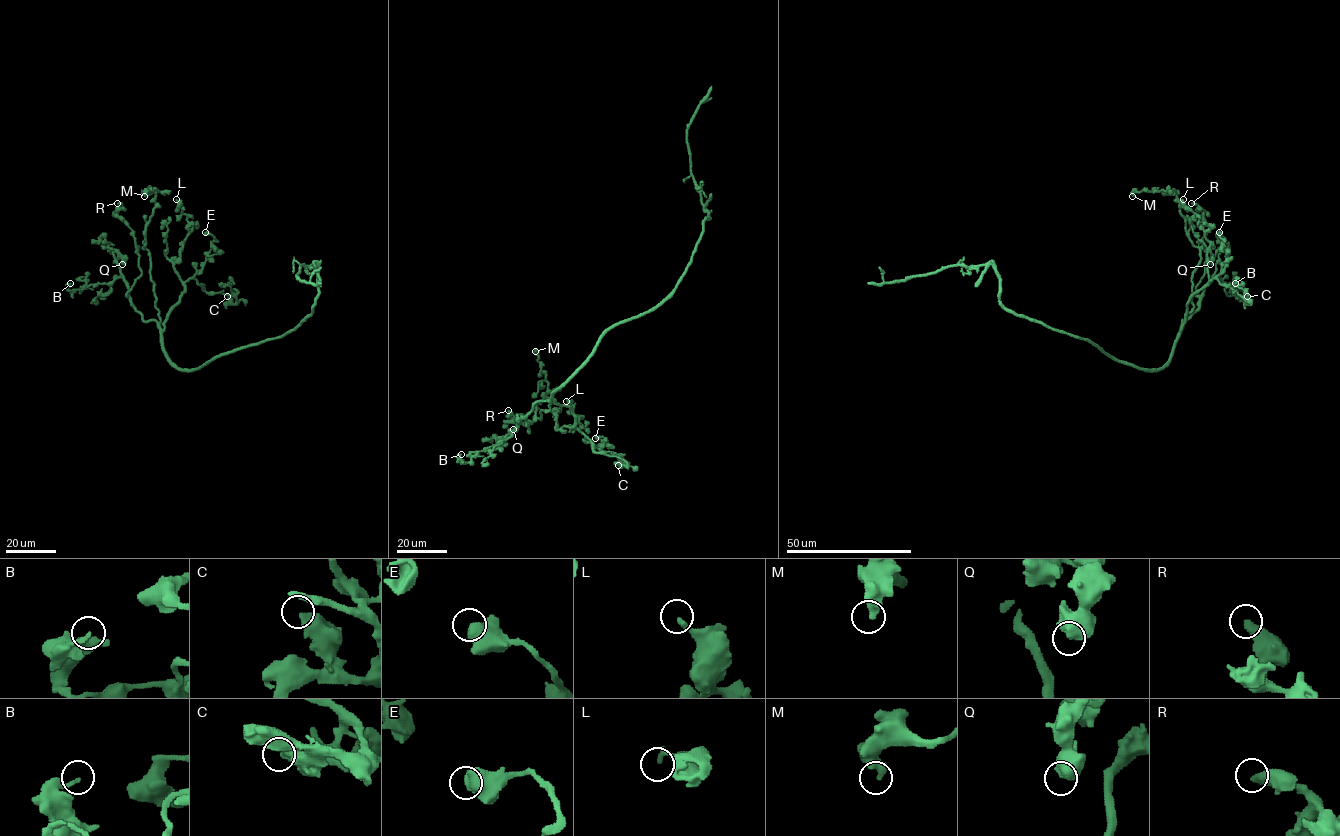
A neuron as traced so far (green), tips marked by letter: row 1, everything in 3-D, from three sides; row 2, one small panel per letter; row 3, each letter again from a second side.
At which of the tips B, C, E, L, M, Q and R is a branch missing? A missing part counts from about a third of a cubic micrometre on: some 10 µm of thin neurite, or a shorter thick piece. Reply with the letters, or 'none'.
R

